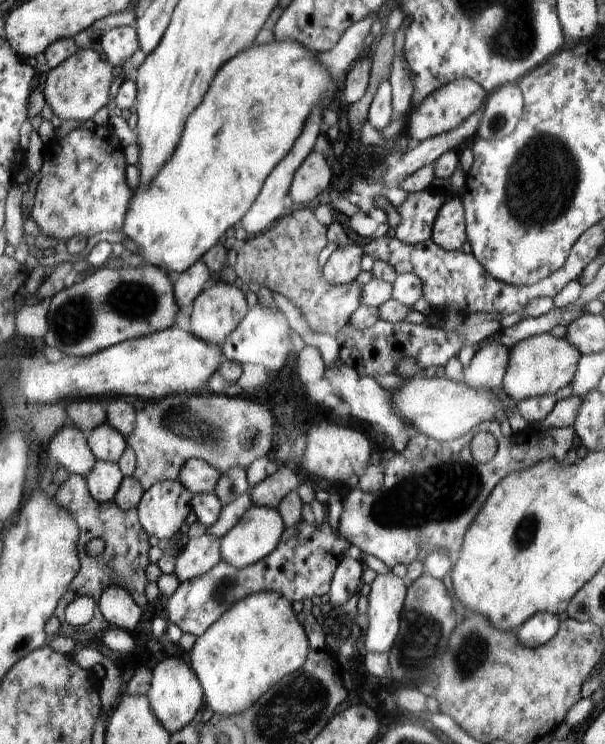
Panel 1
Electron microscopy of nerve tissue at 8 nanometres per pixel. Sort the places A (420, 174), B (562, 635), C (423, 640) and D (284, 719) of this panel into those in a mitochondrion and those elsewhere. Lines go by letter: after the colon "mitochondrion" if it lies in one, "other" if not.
A: other
B: other
C: mitochondrion
D: mitochondrion

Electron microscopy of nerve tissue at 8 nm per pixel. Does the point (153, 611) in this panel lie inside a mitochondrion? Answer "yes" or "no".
no

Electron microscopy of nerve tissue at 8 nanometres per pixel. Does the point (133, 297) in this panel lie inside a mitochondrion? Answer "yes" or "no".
yes

